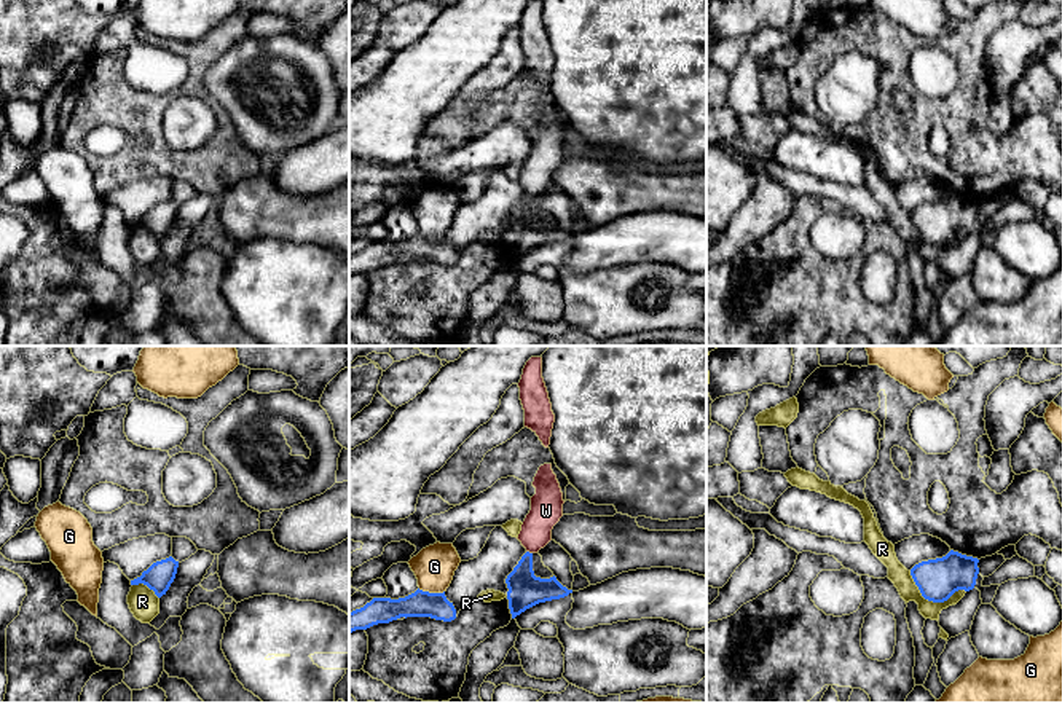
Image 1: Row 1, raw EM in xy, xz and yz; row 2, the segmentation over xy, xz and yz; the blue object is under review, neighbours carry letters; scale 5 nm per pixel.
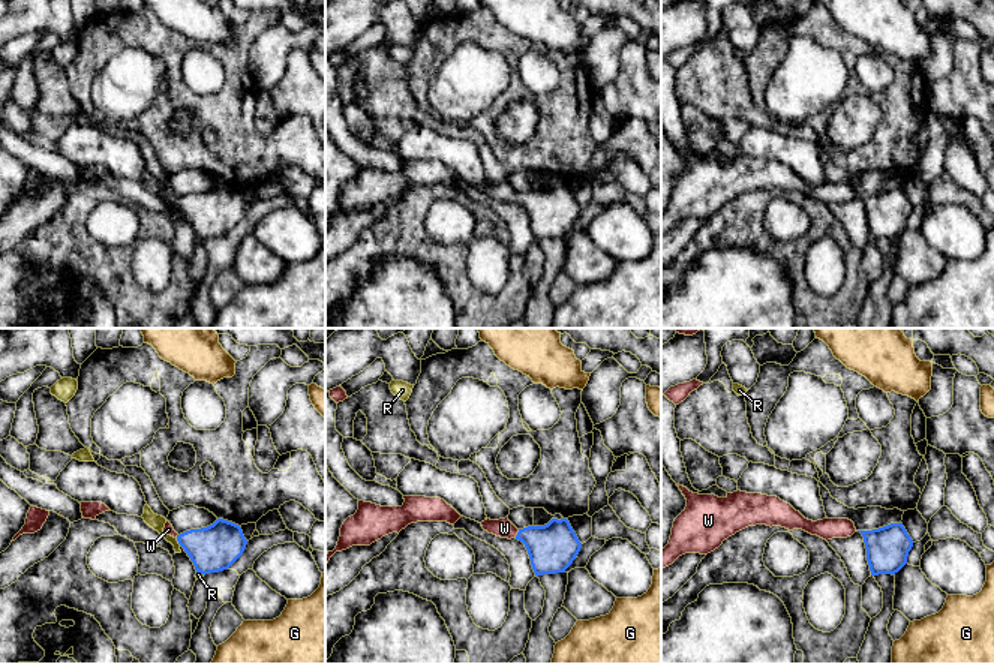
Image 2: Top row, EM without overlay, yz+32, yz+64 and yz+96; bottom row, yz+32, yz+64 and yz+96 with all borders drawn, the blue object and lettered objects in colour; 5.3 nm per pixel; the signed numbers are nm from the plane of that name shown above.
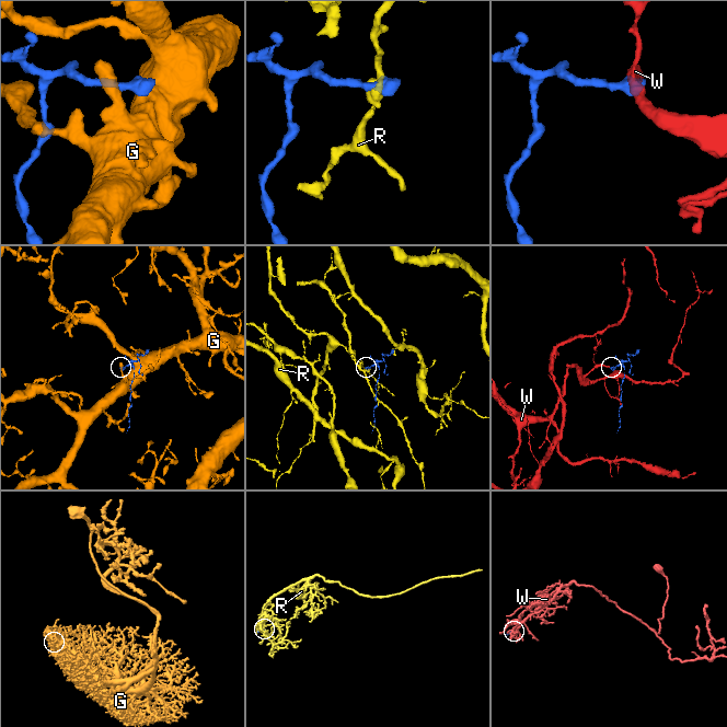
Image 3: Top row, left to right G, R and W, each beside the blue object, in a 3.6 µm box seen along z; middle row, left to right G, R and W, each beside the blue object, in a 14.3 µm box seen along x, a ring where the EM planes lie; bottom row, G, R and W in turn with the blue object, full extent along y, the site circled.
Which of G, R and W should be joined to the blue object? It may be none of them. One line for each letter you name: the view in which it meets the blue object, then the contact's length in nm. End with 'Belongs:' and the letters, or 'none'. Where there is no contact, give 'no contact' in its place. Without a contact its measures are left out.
W: contact in xz; length 40 nm
Belongs: W

